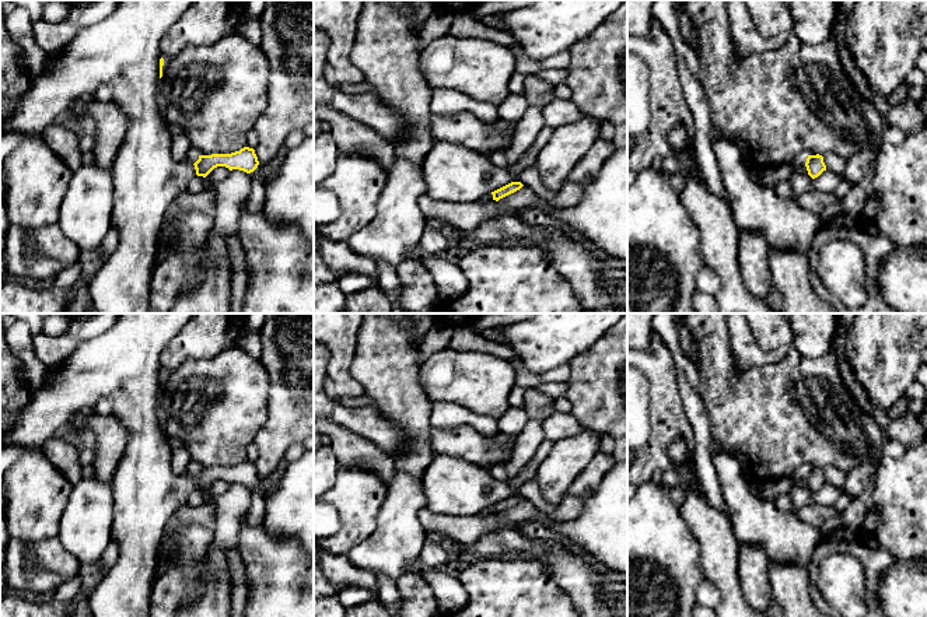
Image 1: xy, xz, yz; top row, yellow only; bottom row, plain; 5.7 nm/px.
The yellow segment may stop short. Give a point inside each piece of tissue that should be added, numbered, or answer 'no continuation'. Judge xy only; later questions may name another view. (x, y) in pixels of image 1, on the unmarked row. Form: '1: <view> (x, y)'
1: xy (268, 484)

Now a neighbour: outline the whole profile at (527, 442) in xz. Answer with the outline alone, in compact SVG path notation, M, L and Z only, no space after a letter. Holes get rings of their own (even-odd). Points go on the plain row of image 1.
M529 418L524 430L515 437L511 456L506 463L508 480L515 477L524 469L524 466L535 456L543 441L542 421Z

